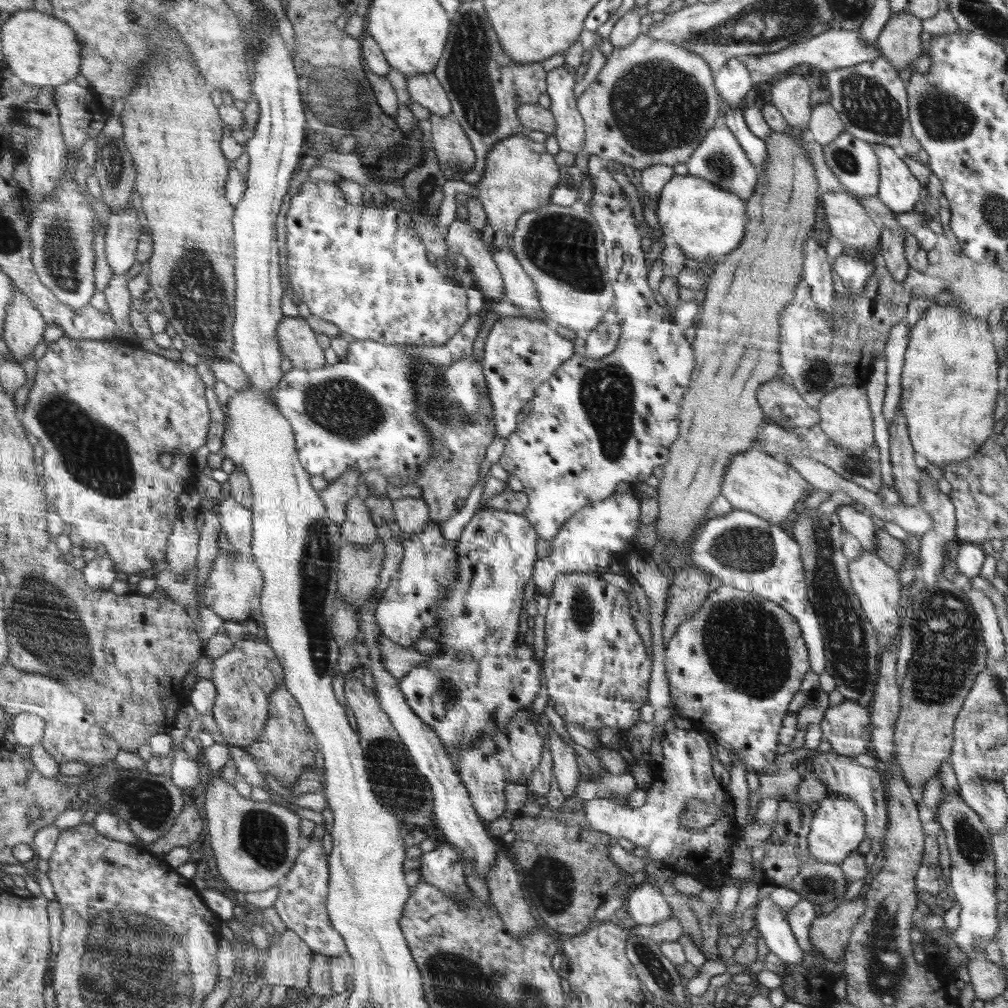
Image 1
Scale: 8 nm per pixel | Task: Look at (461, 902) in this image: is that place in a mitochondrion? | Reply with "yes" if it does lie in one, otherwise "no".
no

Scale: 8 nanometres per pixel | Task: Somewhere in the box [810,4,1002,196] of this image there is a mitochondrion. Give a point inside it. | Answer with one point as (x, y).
(866, 104)

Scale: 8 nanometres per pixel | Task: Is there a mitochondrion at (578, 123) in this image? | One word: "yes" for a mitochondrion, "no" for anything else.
no

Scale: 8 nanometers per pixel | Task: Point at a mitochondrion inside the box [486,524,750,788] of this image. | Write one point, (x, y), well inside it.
(581, 606)

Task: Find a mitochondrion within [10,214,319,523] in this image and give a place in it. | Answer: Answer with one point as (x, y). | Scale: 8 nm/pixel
(94, 454)

